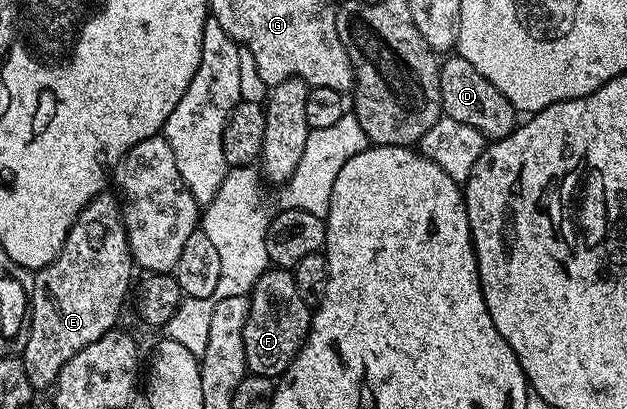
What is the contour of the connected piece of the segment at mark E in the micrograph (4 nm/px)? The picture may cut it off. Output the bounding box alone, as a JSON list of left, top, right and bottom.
[21,192,133,392]

